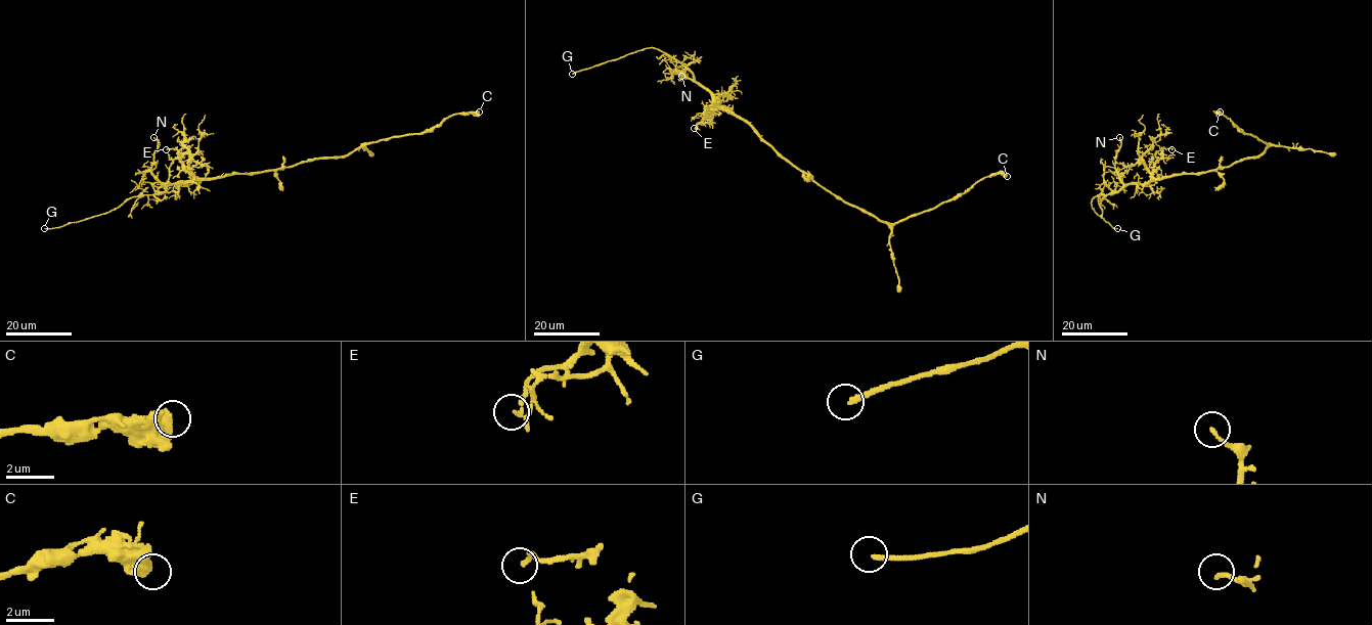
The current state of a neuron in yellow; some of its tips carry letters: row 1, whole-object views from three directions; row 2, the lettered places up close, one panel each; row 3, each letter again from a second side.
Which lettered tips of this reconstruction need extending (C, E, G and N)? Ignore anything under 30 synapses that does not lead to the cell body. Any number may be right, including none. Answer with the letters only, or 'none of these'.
G

